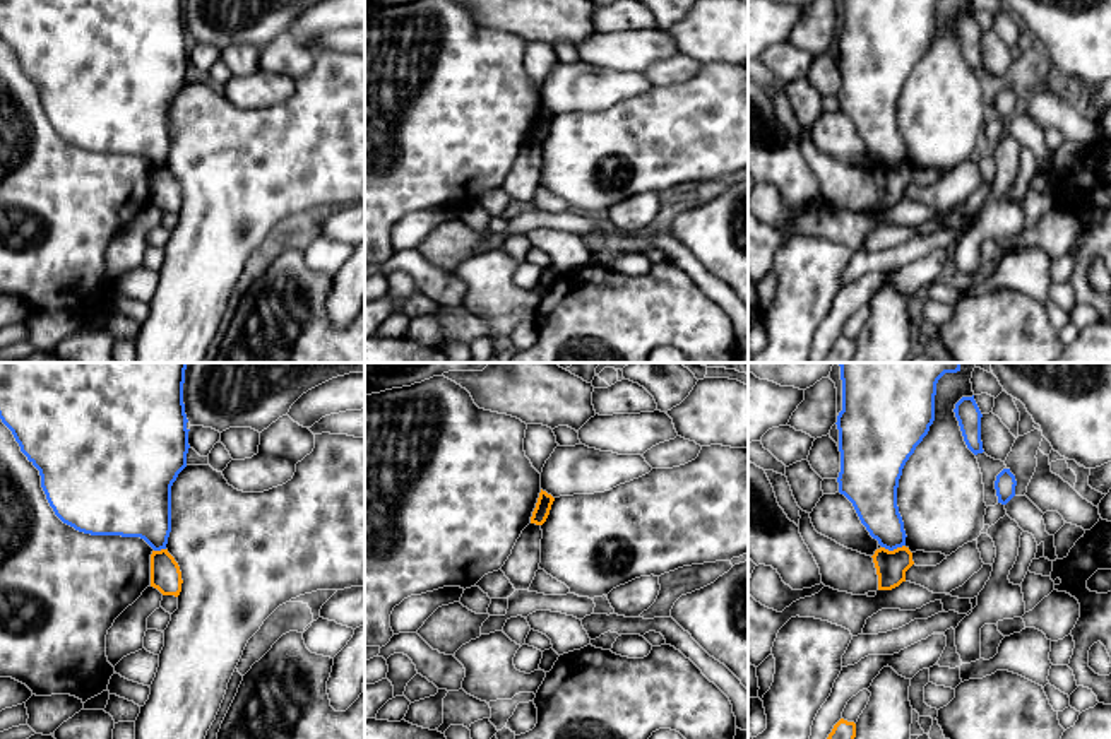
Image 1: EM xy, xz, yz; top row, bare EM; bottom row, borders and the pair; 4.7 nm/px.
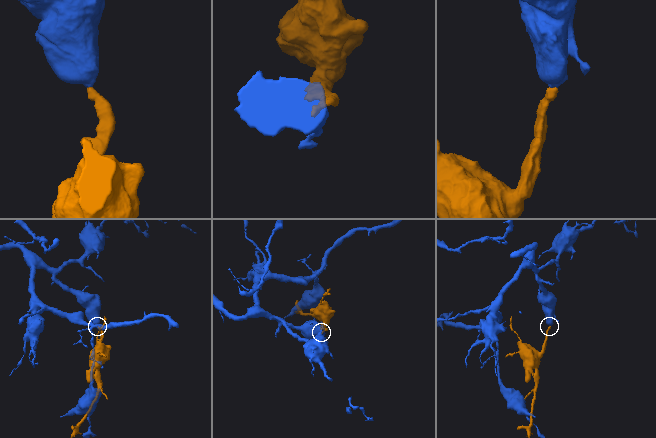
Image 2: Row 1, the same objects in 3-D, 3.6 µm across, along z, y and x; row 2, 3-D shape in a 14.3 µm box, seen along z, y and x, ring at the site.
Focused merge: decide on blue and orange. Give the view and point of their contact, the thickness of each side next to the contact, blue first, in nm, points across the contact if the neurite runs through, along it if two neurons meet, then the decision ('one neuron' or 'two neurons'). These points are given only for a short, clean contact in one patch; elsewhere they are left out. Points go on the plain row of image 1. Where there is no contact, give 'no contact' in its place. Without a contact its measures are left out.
meets blue in yz at (892, 166); 200 nm thick on the blue side, 140 nm on the other; border along yz (904, 161), (894, 166), (882, 165); two neurons

